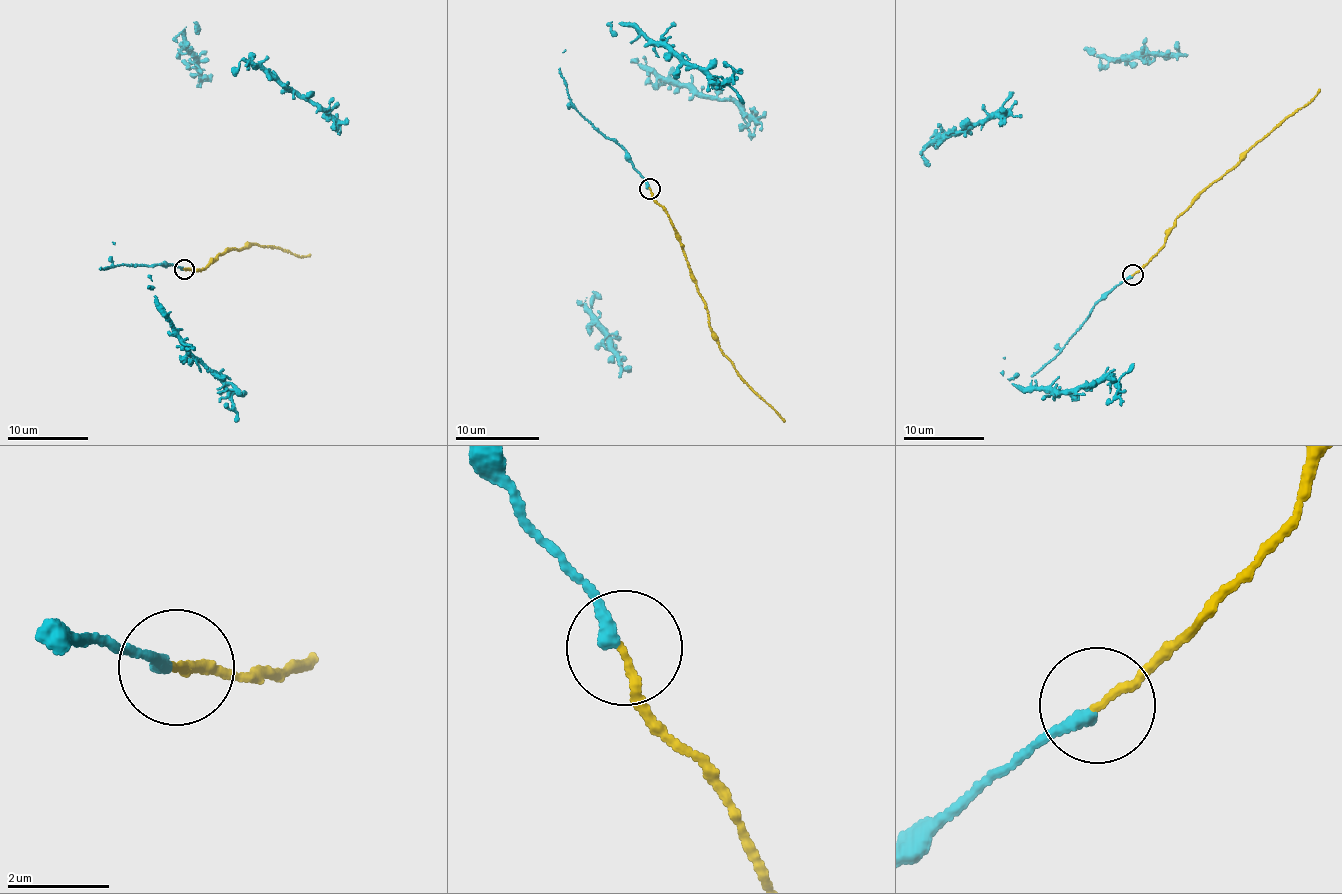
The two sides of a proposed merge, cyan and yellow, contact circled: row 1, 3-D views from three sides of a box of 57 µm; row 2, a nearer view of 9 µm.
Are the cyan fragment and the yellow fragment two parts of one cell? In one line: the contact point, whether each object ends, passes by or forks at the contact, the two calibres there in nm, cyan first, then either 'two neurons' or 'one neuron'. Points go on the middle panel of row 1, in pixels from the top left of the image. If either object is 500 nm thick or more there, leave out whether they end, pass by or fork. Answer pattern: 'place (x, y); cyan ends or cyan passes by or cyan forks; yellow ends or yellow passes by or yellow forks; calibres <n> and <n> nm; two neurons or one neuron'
place (650, 188); cyan ends; yellow ends; calibres 260 and 140 nm; one neuron

